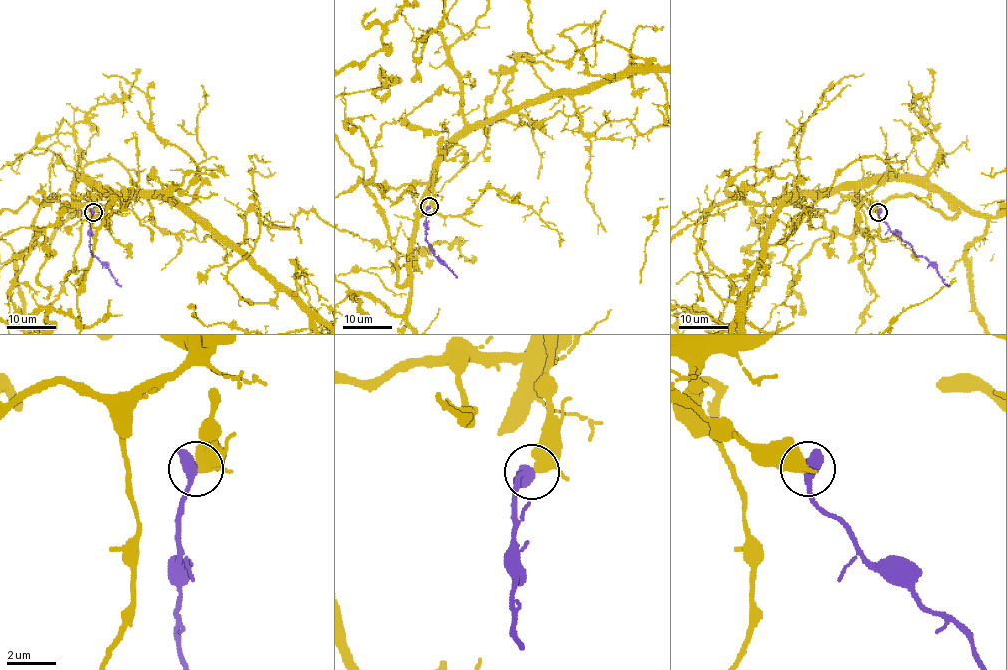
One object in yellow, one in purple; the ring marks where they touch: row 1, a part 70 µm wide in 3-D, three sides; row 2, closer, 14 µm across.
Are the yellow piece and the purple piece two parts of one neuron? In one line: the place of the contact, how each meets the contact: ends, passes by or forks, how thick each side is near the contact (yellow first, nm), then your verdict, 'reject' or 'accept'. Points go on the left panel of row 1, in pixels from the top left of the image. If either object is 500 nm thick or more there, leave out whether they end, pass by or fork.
place (93, 212); calibres 380 and 600 nm; accept

